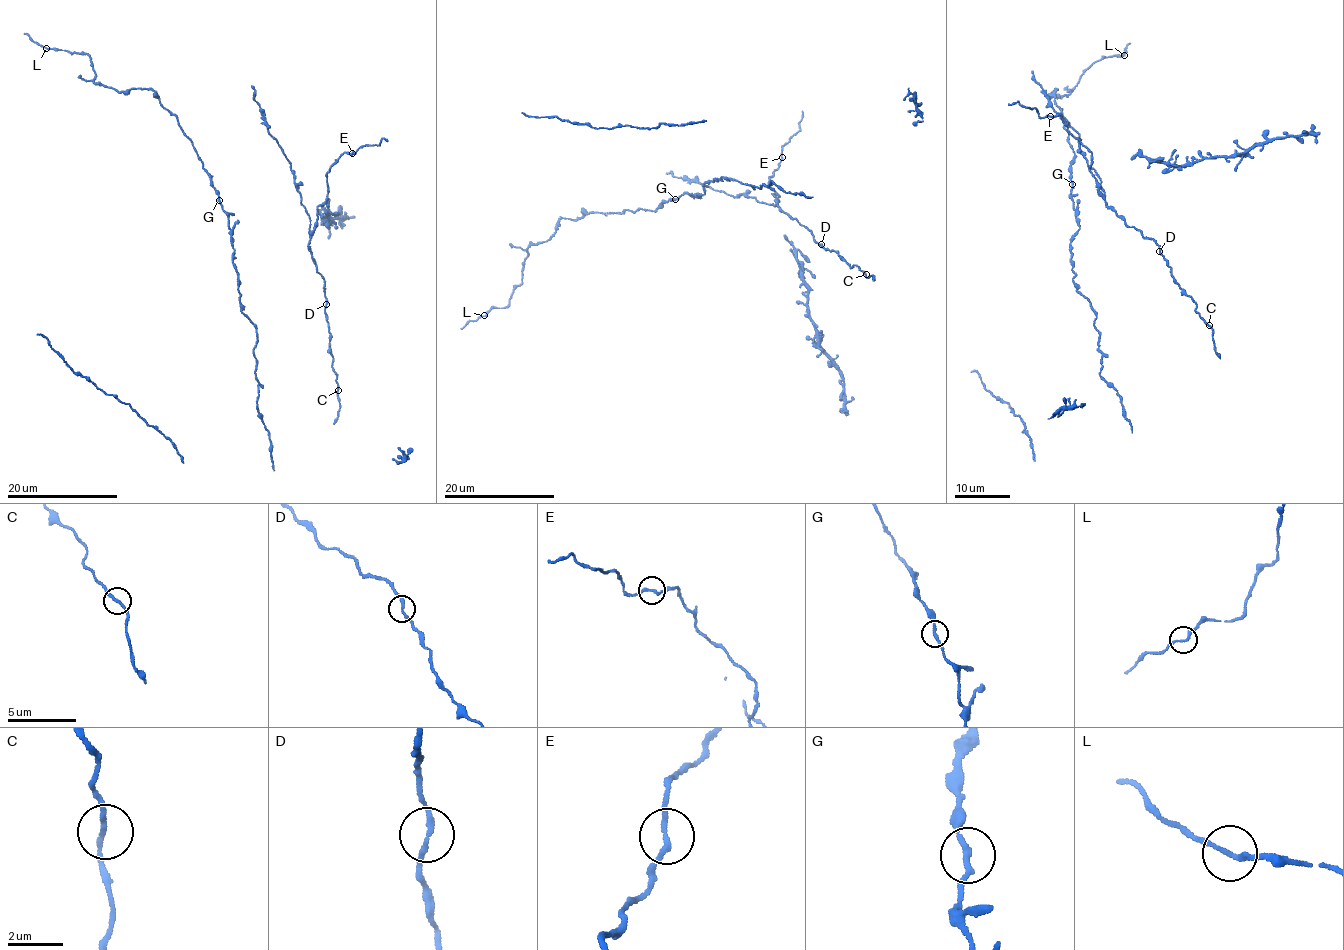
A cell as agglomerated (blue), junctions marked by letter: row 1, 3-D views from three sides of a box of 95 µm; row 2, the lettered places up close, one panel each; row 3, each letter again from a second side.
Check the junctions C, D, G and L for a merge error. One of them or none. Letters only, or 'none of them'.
none of them

